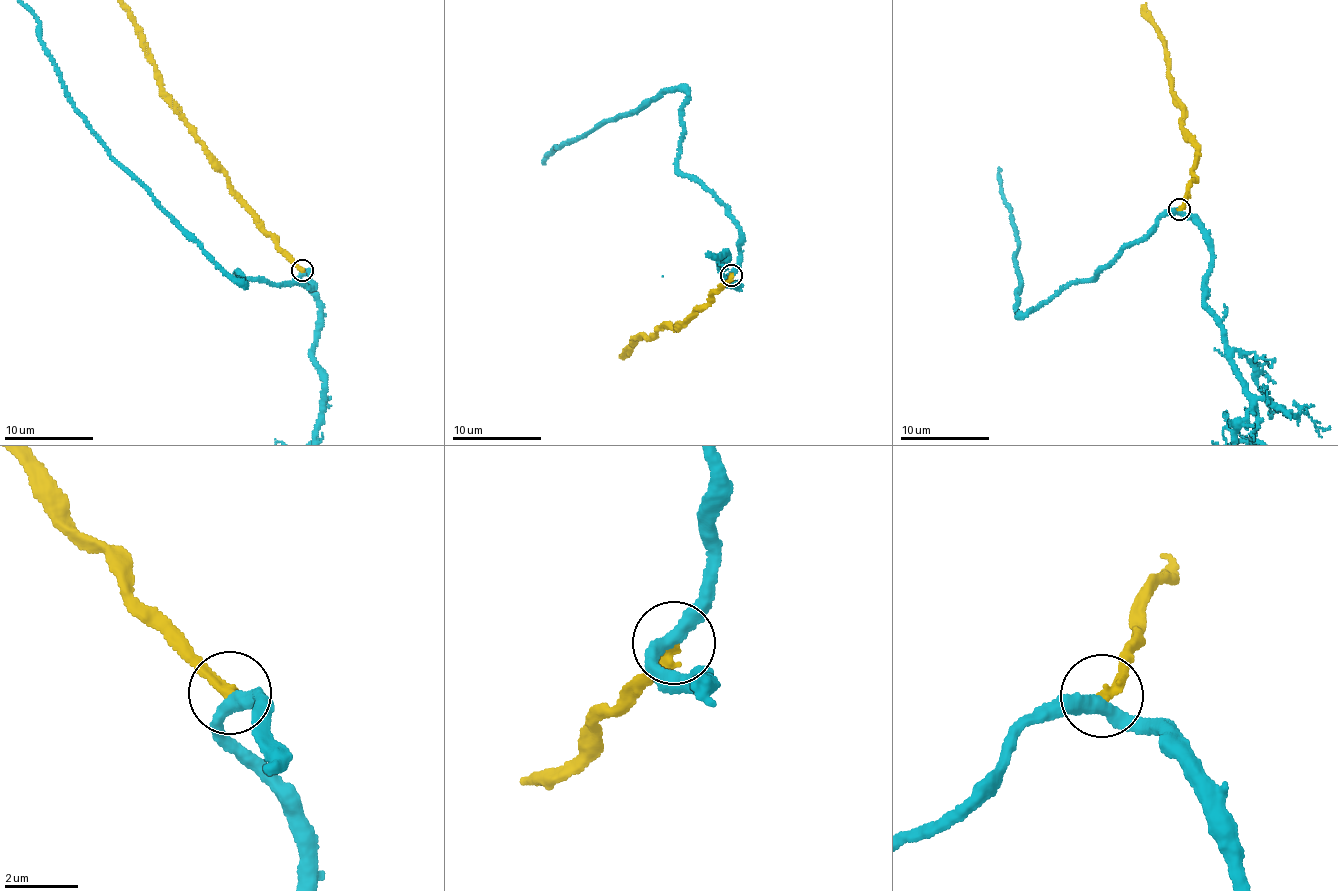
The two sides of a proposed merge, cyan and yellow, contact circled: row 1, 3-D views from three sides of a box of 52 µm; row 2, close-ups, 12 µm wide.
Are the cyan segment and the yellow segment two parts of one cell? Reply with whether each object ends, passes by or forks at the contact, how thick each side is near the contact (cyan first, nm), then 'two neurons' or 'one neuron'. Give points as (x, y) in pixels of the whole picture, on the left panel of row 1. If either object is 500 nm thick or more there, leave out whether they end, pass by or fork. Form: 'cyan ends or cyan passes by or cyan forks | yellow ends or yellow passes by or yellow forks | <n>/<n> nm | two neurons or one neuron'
cyan passes by | yellow ends | 360/280 nm | two neurons

